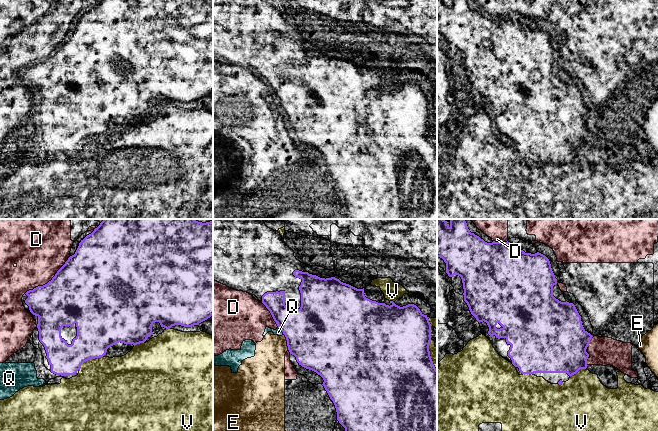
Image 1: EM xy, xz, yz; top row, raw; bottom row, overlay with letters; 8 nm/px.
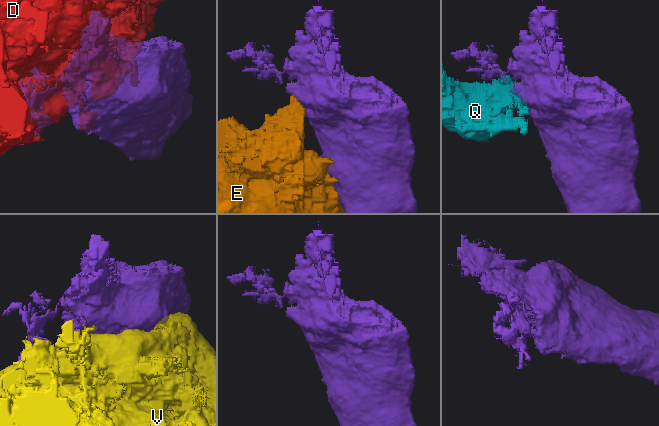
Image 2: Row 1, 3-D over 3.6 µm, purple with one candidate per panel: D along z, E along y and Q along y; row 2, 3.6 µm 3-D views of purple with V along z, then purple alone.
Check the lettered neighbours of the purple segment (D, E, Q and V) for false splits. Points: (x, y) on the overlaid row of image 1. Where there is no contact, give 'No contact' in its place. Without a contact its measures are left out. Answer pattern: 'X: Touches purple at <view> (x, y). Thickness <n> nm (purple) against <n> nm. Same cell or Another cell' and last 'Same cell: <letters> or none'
D: Touches purple at xy (49, 281). Thickness 480 nm (purple) against 420 nm. Another cell
E: Touches purple at xz (287, 342). Thickness 500 nm (purple) against 280 nm. Another cell
Q: Touches purple at xz (281, 330). Thickness 440 nm (purple) against 50 nm. Another cell
V: Touches purple at xy (89, 359). Thickness 340 nm (purple) against 480 nm. Another cell
Same cell: none

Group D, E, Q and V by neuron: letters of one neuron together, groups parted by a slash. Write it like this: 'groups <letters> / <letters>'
groups D Q / E / V

